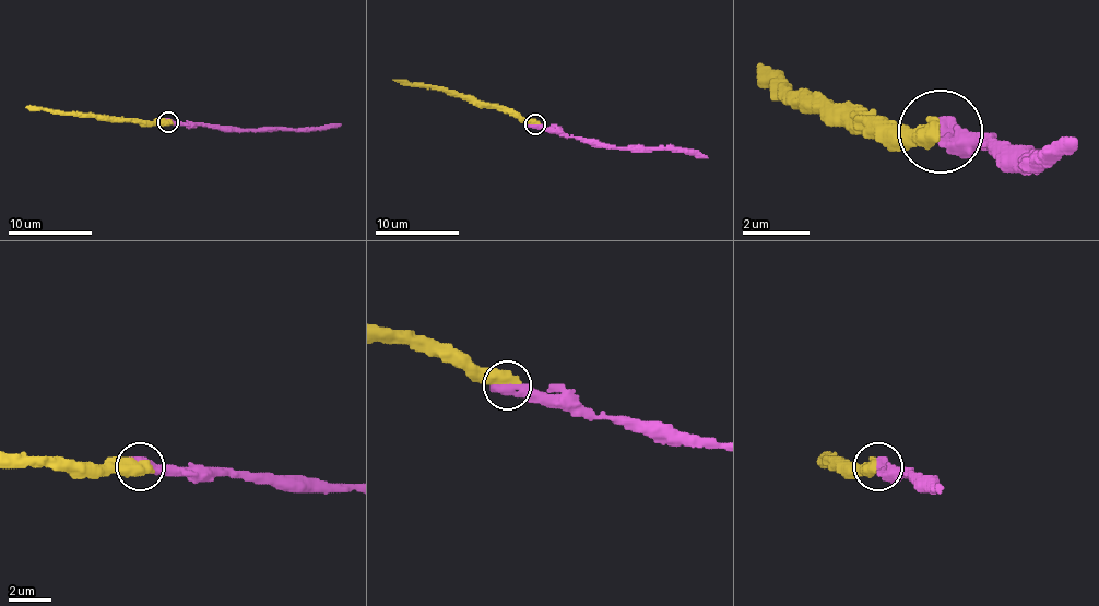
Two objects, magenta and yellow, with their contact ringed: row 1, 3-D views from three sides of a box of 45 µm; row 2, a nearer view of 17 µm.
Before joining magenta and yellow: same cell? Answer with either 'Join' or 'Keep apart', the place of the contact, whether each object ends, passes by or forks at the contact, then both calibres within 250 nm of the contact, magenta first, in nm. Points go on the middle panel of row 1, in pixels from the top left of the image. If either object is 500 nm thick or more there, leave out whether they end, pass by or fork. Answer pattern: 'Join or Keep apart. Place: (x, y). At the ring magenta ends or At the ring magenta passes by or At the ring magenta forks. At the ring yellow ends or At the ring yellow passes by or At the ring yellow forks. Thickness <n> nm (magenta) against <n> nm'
Join. Place: (534, 125). Thickness 700 nm (magenta) against 650 nm

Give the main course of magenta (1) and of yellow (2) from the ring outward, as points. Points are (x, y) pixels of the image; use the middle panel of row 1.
1: (535, 125), (556, 127), (575, 138), (598, 140), (616, 147), (687, 147), (708, 158)
2: (535, 122), (522, 122), (510, 113), (476, 106), (448, 92), (404, 85), (393, 79)

